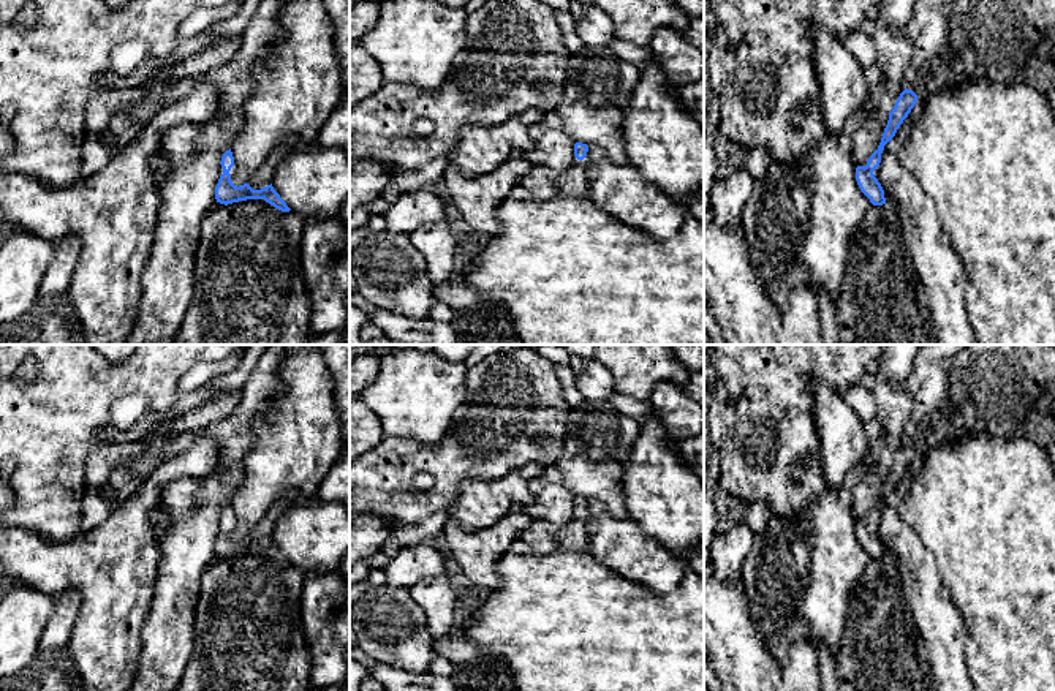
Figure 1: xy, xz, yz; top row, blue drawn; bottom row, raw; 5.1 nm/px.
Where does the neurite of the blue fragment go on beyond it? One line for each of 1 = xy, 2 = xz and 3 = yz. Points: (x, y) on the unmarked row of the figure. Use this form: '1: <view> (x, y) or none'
1: none
2: none
3: none

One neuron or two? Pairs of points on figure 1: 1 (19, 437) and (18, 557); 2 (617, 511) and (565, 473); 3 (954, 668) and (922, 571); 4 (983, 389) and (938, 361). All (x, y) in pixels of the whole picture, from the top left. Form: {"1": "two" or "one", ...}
{"1": "two", "2": "one", "3": "one", "4": "two"}

